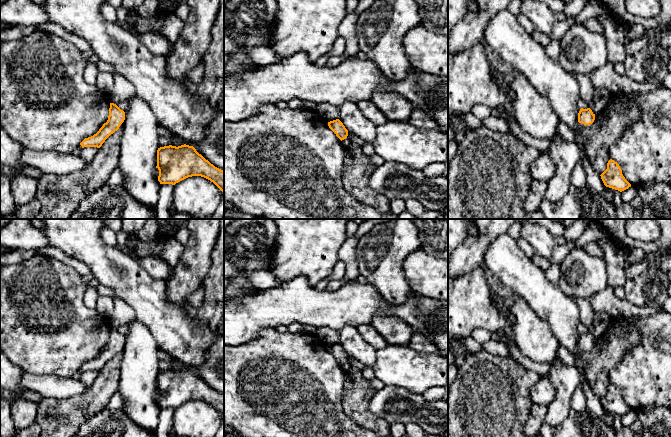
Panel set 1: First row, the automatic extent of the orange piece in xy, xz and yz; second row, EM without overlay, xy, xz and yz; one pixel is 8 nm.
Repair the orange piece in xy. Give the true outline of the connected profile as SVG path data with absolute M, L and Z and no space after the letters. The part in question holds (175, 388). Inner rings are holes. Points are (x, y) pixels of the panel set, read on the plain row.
M164 370L157 374L160 408L176 407L192 400L201 400L213 406L224 416L224 395L215 391L193 370Z

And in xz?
M339 343L328 346L328 350L341 365L347 362L348 354Z

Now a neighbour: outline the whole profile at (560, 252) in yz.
M576 240L566 241L564 244L556 245L550 257L551 265L561 265L571 250L574 249Z

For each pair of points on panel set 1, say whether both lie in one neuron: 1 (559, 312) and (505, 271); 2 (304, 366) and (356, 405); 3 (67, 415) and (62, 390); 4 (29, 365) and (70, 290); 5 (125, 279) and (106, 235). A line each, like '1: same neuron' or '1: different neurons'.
1: same neuron
2: different neurons
3: different neurons
4: same neuron
5: different neurons

